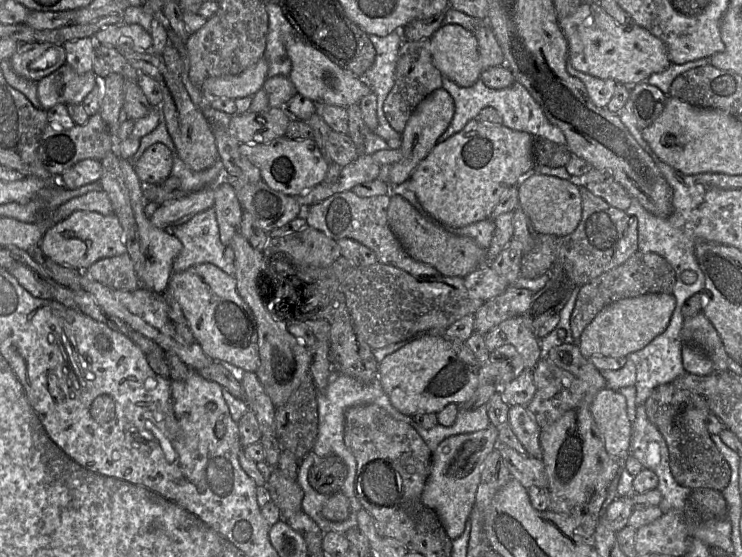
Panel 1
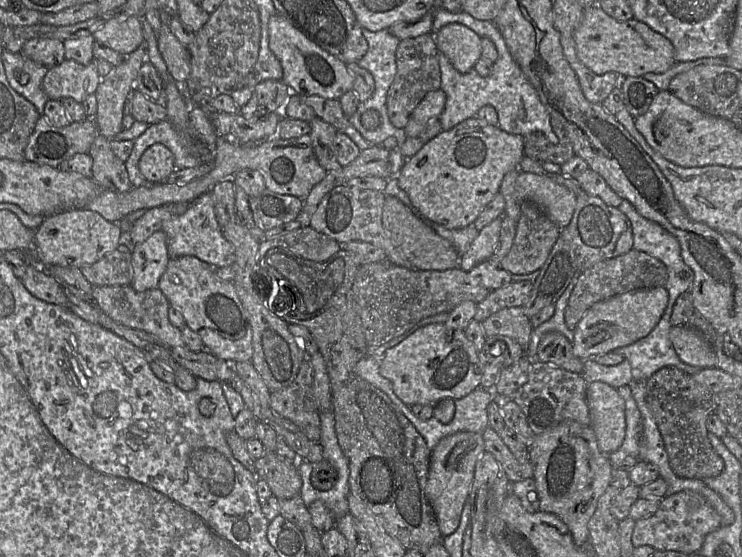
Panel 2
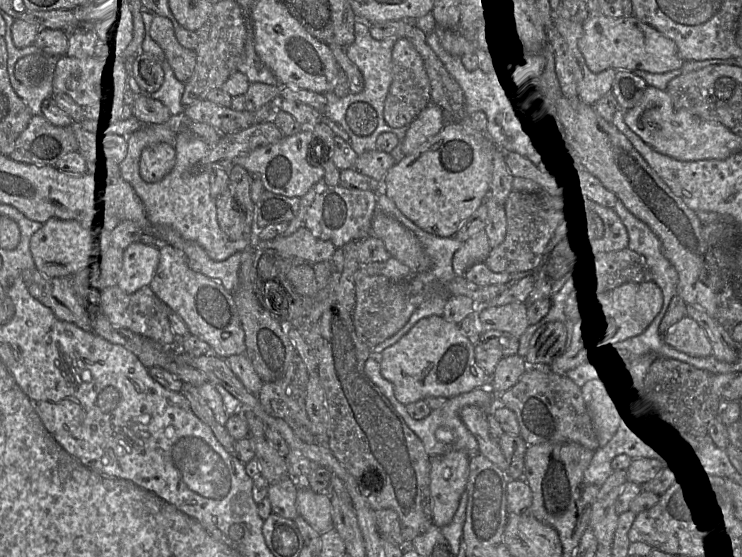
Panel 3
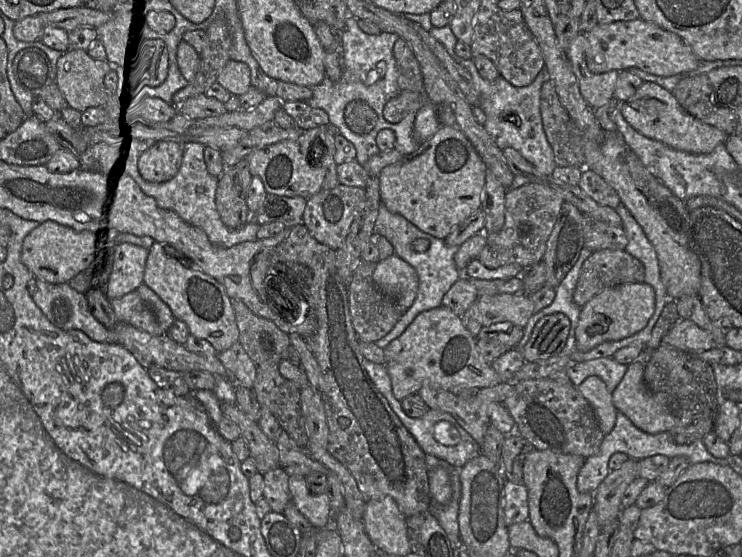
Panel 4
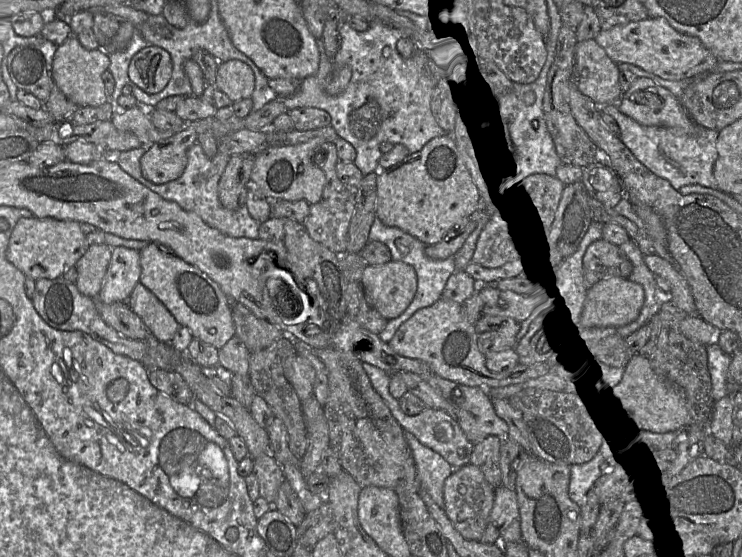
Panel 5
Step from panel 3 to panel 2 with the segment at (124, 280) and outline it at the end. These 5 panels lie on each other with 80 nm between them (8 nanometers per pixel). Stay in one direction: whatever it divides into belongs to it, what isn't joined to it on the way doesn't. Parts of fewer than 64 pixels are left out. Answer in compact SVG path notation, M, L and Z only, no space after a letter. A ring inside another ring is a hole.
M162 230L154 232L145 241L131 246L133 280L136 291L158 288L170 260L167 236Z

